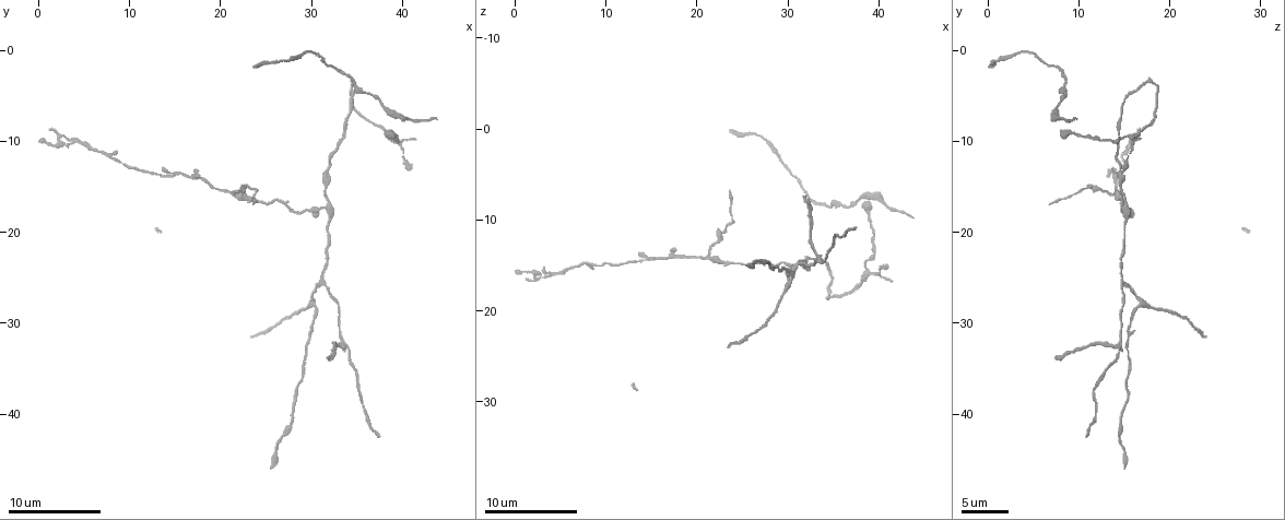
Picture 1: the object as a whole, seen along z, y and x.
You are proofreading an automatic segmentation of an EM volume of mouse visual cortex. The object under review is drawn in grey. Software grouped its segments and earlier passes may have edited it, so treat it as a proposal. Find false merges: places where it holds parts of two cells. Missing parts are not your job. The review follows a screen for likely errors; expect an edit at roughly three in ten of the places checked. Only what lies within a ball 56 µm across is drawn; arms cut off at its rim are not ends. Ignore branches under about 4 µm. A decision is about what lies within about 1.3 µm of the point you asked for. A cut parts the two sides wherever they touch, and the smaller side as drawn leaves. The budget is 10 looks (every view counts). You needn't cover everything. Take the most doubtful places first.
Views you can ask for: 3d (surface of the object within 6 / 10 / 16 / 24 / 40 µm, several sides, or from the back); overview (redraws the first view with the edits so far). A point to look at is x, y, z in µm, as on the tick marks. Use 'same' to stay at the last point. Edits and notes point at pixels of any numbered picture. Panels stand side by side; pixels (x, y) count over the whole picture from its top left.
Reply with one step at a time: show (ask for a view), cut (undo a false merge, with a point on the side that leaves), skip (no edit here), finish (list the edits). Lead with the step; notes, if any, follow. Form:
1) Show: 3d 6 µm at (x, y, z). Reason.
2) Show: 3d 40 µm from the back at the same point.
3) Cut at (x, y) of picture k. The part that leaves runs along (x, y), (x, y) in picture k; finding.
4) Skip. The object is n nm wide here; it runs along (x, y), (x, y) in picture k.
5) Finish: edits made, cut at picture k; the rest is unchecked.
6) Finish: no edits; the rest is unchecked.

Show: 3d 10 µm at (39.4, 7.2, 7.4). Three-way junction.

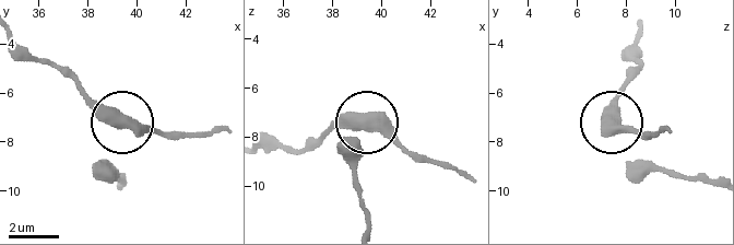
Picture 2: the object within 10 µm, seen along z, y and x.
Show: 3d 10 µm from the back at (39.3, 7.2, 7.3).

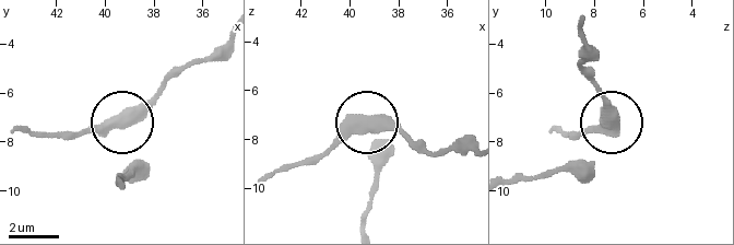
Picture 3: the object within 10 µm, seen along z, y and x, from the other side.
Skip. The side arm is 5 µm long; continuous, no second cell.

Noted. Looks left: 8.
Show: 3d 10 µm at (32.0, 17.6, 14.8). Two arms in line, one across.

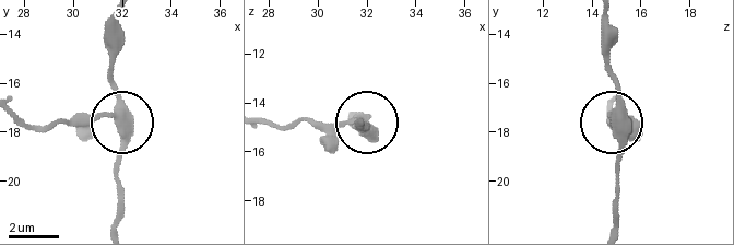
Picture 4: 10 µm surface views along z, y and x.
Cut at (86, 128) of picture 4. The part that leaves runs along (117, 114), (81, 114), (37, 127), (19, 120) in picture 4; a second cell is stuck on.

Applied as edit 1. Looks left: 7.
Show: 3d 10 µm at (31.2, 25.8, 14.6). Arms part here.

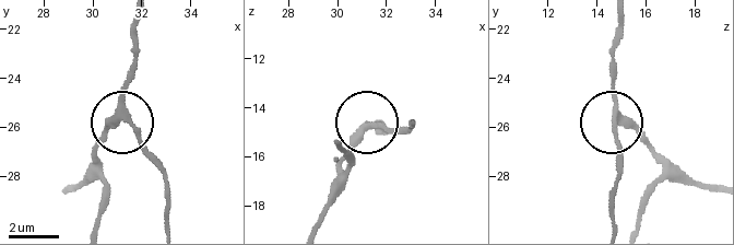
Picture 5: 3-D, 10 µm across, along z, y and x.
Skip. The side arm is 21 µm long; it runs along (139, 20), (132, 77), (119, 114), (167, 181) in picture 5; continuous, no second cell.

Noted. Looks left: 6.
Show: 3d 6 µm at (33.6, 32.8, 14.2). Branch point.

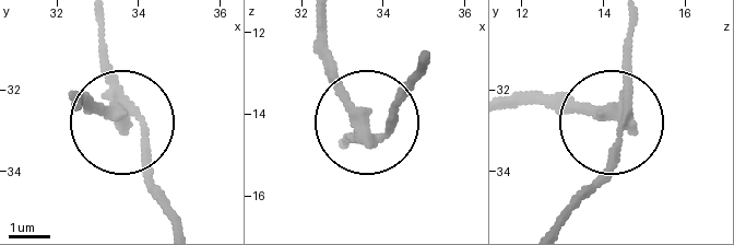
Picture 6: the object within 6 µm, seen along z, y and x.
Cut at (91, 107) of picture 6. The object is 270 nm wide here; the part that leaves runs along (358, 135), (328, 23) in picture 6; two cells meet here.

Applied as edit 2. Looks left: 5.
Show: overview.

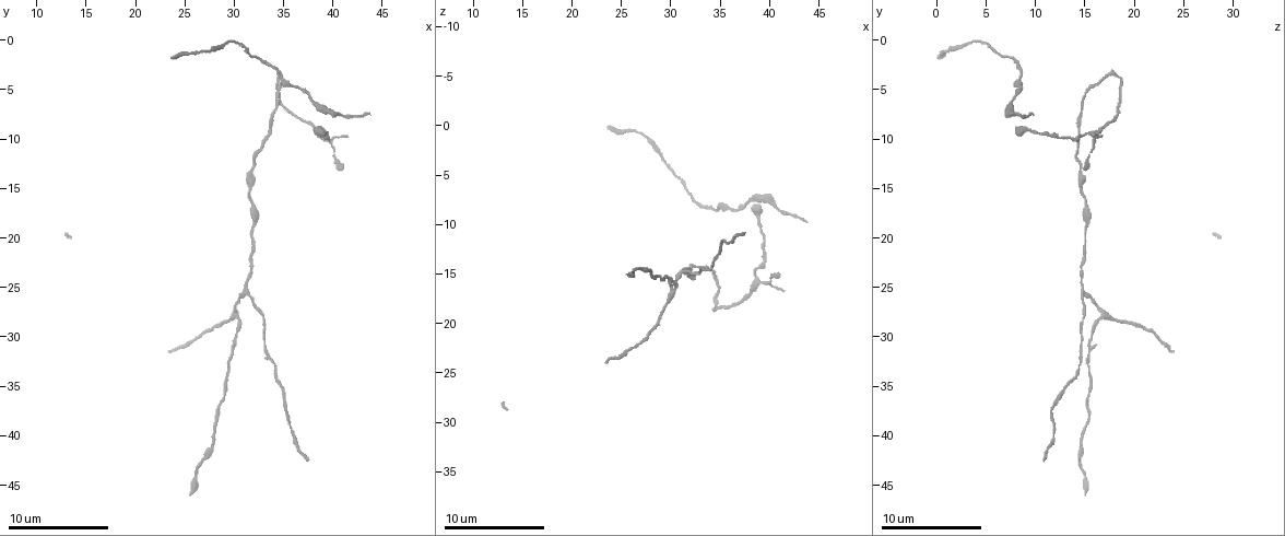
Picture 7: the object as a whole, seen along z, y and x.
Show: 3d 10 µm at (34.0, 7.6, 14.8).

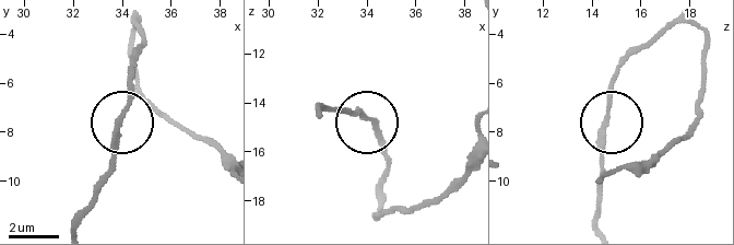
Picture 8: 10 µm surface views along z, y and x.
Skip. It runs along (120, 119), (132, 60) in picture 8; continuous, no second cell.

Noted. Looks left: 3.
Finish: edits made, cut at picture 4, cut at picture 6; the rest is unchecked.

